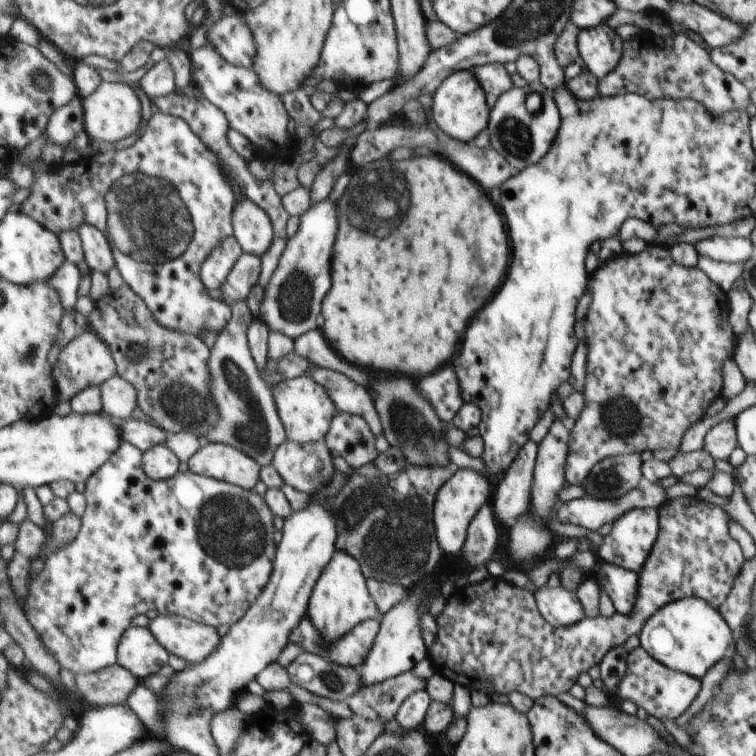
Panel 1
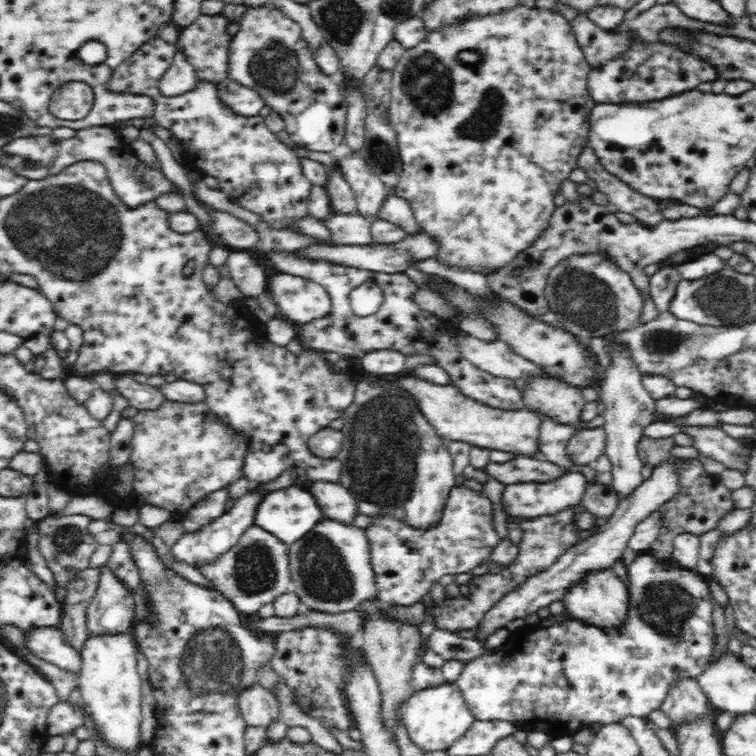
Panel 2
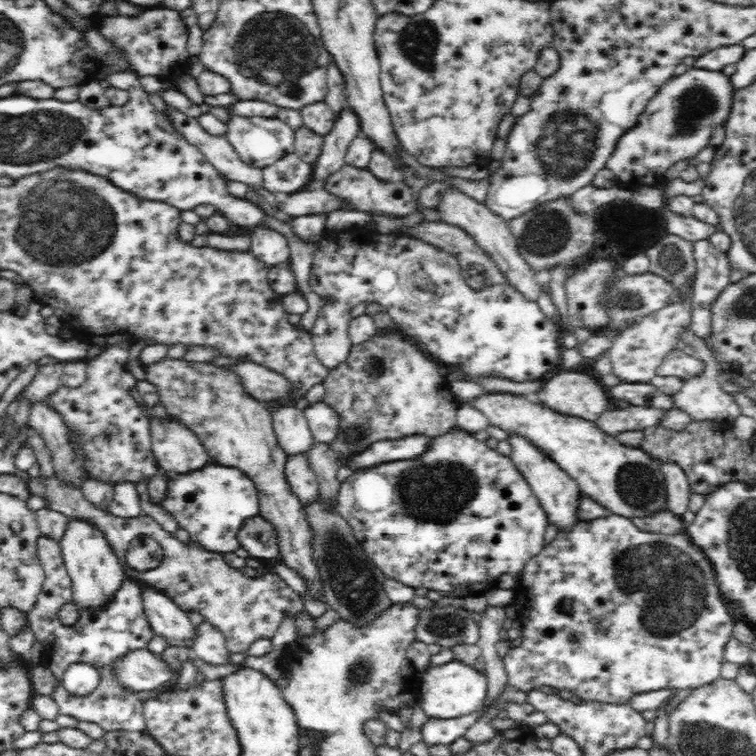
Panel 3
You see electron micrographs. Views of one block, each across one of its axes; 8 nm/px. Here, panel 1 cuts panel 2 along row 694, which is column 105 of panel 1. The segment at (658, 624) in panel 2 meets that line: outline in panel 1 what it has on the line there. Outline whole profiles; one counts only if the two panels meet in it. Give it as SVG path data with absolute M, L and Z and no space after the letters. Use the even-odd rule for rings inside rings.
M125 442L120 450L86 482L85 494L88 507L82 518L79 536L66 547L53 551L50 558L43 558L39 563L41 572L30 581L30 592L26 595L23 608L34 629L43 637L46 647L53 653L62 670L69 669L75 676L94 673L118 662L118 647L125 631L131 627L131 622L139 614L147 614L149 610L156 610L159 615L181 615L206 625L219 628L221 624L235 626L257 598L268 580L271 578L273 552L273 524L271 511L267 508L264 498L254 490L248 491L231 486L228 482L214 479L205 475L198 475L190 470L178 472L173 478L164 481L153 480L143 466L143 452L137 445Z

